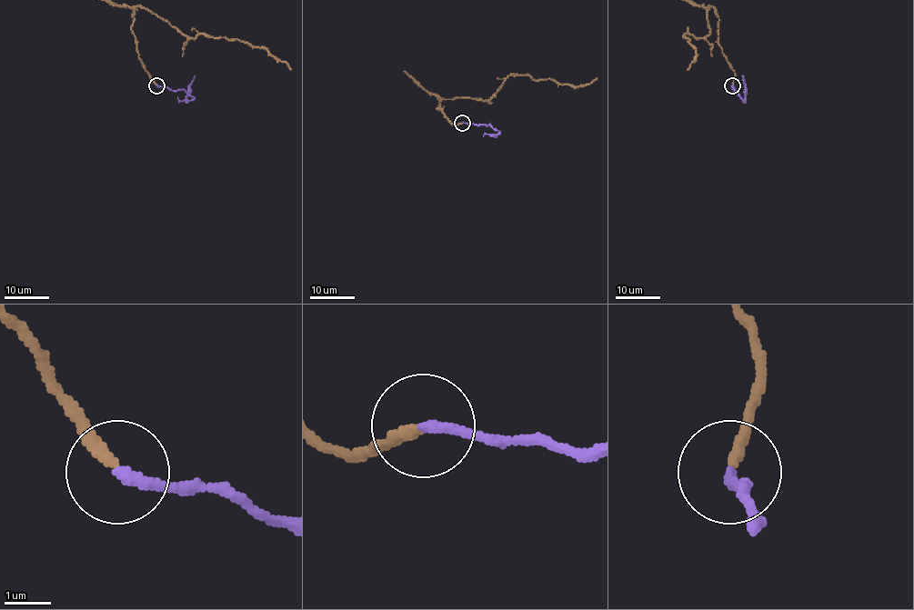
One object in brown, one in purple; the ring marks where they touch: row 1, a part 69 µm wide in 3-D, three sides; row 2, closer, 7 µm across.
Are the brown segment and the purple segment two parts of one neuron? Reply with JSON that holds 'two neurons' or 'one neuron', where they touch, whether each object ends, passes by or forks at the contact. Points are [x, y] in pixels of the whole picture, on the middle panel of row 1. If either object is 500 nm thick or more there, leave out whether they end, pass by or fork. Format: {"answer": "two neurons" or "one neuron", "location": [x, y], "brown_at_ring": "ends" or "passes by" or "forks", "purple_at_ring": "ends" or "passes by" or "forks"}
{"answer": "one neuron", "location": [462, 123], "brown_at_ring": "ends", "purple_at_ring": "ends"}

